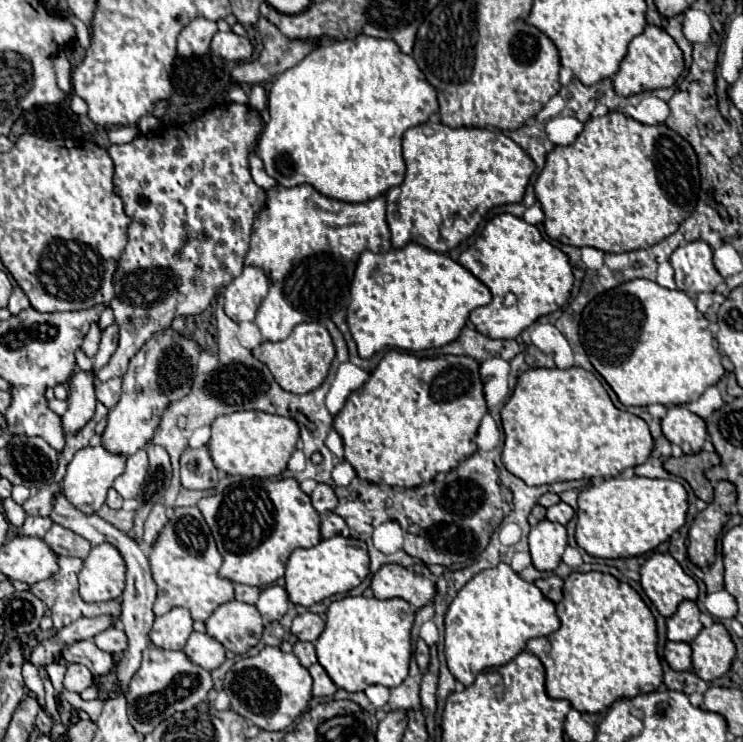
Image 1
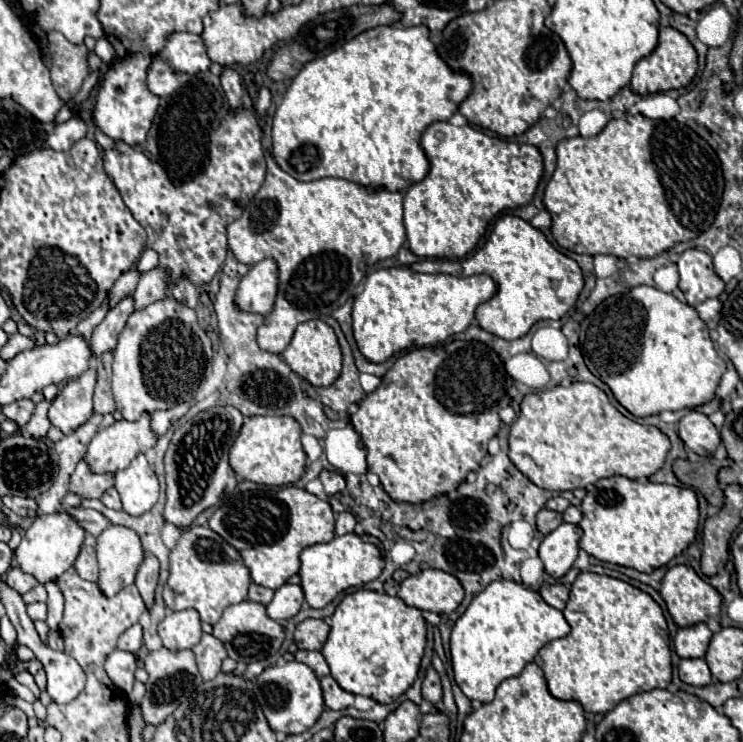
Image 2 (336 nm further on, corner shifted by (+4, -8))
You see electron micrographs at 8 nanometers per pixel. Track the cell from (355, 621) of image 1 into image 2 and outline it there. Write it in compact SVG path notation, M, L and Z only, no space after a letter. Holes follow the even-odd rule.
M357 590L347 594L335 608L331 632L321 654L343 690L391 704L415 682L425 644L427 622L419 608L407 606L399 596Z

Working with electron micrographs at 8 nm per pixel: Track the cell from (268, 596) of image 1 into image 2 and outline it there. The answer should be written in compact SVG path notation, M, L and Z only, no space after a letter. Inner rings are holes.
M283 584L279 590L275 590L275 596L273 596L271 604L267 606L267 614L273 620L283 622L283 620L293 618L301 610L303 602L305 602L305 596L303 596L303 588L301 586Z

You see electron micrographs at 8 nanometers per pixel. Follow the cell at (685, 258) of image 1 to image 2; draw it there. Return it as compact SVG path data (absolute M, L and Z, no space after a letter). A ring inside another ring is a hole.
M691 248L691 250L685 250L679 260L677 260L677 266L679 266L679 290L685 294L685 300L689 306L697 306L699 302L705 302L709 298L717 298L723 290L725 290L725 282L715 274L713 270L713 262L711 262L711 256L703 250L697 250L697 248Z

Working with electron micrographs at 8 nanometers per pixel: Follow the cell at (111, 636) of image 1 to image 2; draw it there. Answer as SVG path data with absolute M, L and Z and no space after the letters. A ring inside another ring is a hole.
M133 624L131 628L127 628L121 634L117 648L127 650L127 652L137 652L141 648L141 644L143 644L143 628L141 628L141 624Z

